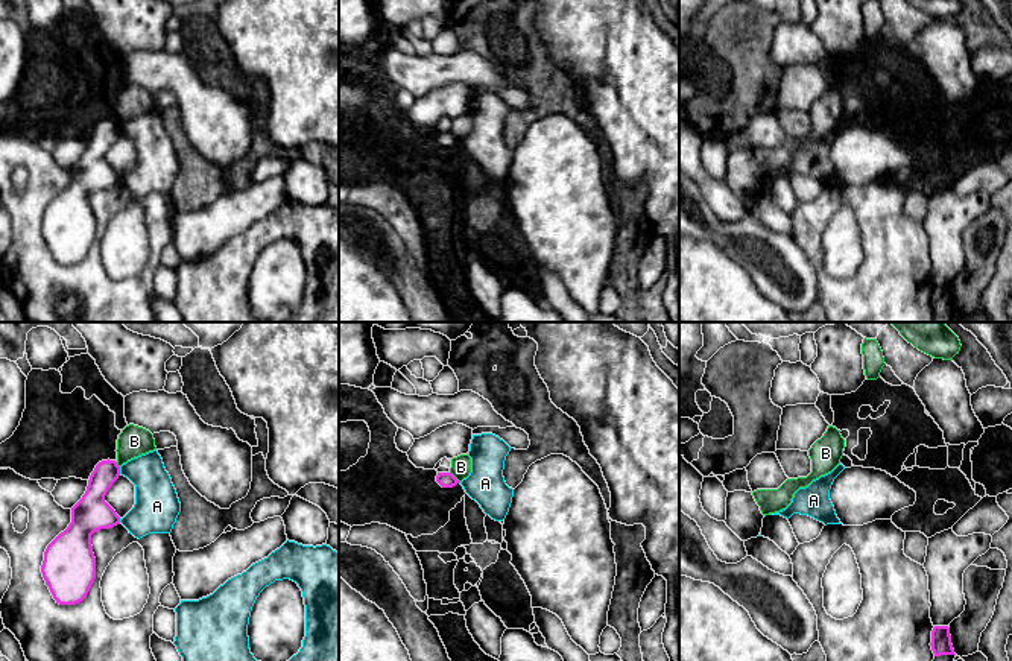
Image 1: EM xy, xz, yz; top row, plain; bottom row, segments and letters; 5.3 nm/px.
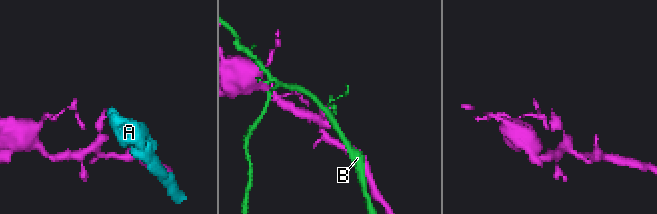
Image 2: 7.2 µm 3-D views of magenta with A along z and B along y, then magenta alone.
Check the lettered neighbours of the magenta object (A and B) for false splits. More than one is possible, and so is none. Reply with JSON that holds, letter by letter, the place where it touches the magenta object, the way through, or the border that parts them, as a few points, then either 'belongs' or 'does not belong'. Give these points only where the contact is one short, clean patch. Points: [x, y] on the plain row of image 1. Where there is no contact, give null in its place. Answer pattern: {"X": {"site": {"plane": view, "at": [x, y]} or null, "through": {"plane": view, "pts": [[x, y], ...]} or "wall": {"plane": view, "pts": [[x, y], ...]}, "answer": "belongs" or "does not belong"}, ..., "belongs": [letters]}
{"A": {"site": {"plane": "xy", "at": [119, 129]}, "answer": "does not belong"}, "B": {"site": {"plane": "xz", "at": [455, 137]}, "wall": {"plane": "xz", "pts": [[450, 131], [459, 142]]}, "answer": "does not belong"}, "belongs": []}

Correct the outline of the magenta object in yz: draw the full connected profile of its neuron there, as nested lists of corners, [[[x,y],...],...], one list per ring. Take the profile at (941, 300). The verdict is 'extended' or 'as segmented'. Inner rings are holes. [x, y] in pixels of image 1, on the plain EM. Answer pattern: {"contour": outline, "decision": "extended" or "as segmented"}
{"contour": [[[935,286],[931,290],[931,310],[935,316],[941,315],[956,315],[953,304],[951,304],[951,295],[948,286]]], "decision": "as segmented"}

